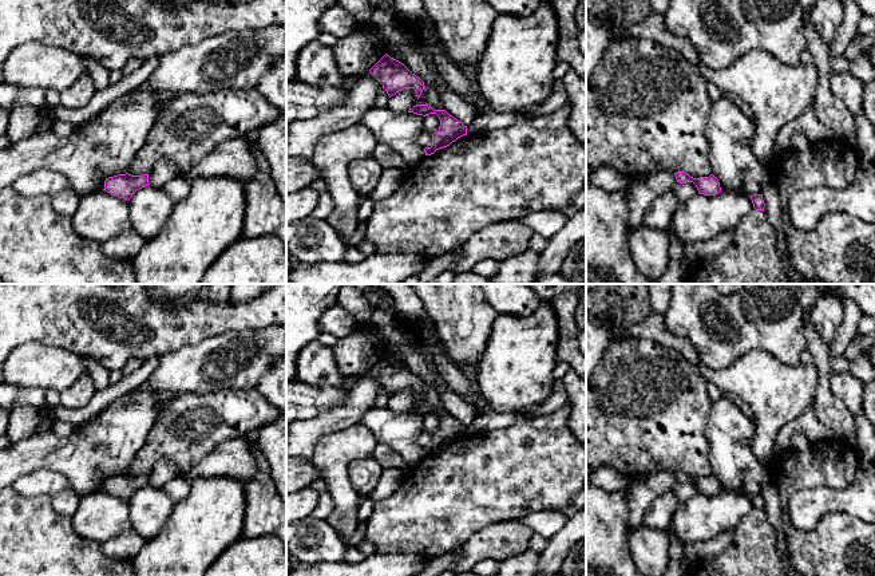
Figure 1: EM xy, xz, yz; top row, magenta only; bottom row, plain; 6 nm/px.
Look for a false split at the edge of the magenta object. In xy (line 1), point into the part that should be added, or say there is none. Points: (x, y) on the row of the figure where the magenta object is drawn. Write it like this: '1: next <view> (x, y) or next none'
1: next none

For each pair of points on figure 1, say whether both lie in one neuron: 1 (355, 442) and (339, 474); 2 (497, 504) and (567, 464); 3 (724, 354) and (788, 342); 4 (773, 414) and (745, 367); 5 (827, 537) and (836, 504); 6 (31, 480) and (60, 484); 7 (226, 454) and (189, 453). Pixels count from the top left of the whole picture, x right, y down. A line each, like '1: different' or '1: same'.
1: same
2: same
3: same
4: same
5: different
6: same
7: different

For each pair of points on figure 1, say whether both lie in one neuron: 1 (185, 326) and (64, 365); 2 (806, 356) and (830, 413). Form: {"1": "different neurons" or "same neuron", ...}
{"1": "different neurons", "2": "different neurons"}

